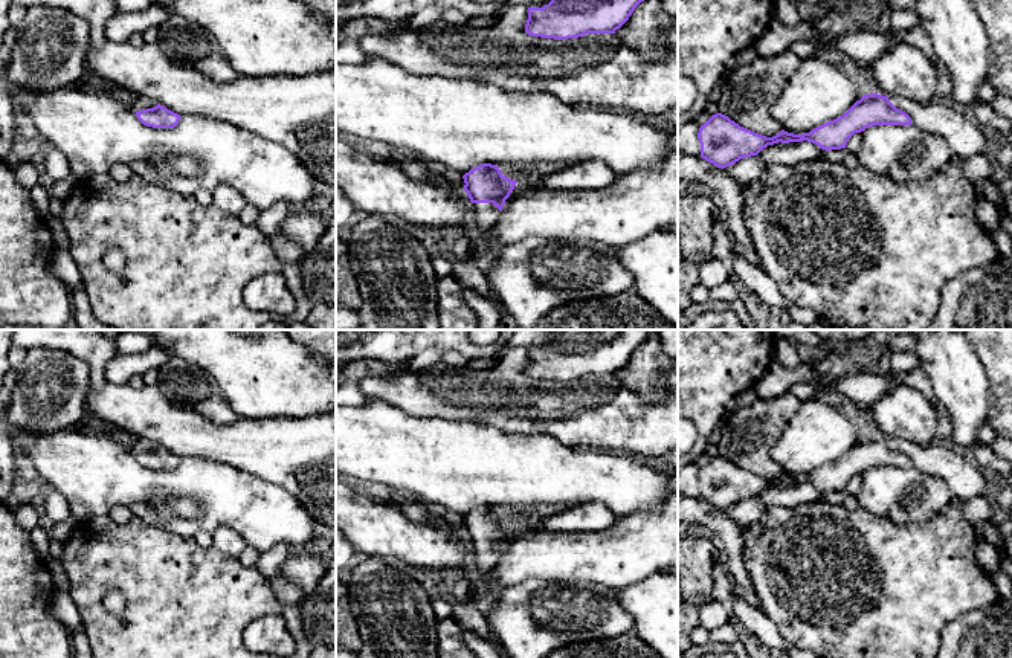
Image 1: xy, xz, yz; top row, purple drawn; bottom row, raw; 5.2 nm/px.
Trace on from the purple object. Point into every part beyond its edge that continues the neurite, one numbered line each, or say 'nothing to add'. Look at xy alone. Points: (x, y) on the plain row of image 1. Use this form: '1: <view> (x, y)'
1: xy (139, 445)

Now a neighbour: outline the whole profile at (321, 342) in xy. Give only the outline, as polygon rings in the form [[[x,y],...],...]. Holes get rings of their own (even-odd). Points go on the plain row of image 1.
[[[284,330],[311,354],[336,363],[336,330]]]

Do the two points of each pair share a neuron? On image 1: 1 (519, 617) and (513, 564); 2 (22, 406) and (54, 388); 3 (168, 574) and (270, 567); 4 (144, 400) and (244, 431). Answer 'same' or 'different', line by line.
1: different
2: same
3: different
4: same

